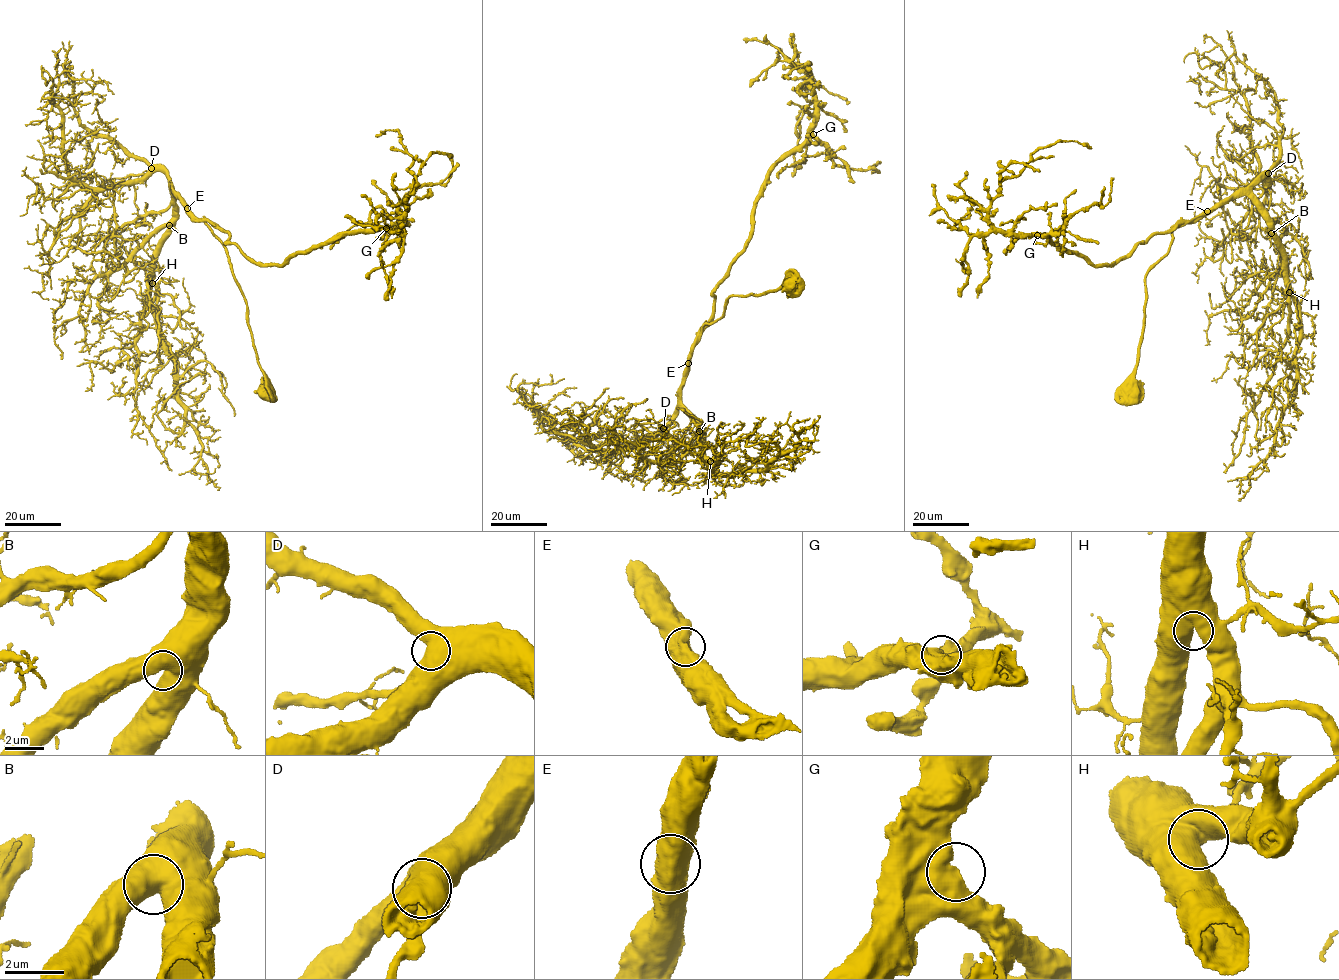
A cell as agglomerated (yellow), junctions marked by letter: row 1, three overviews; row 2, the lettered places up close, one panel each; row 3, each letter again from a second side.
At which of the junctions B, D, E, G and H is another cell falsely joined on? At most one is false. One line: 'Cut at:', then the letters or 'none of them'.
Cut at: none of them

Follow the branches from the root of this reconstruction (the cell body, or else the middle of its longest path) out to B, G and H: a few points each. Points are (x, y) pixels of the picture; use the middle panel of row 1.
B: (792, 285), (757, 295), (730, 296), (721, 317), (702, 327), (690, 355), (681, 396), (699, 431)
G: (792, 285), (729, 296), (700, 336), (712, 290), (749, 237), (761, 184), (813, 134)
H: (792, 285), (730, 296), (721, 317), (702, 327), (681, 398), (704, 433), (701, 449), (710, 461)

